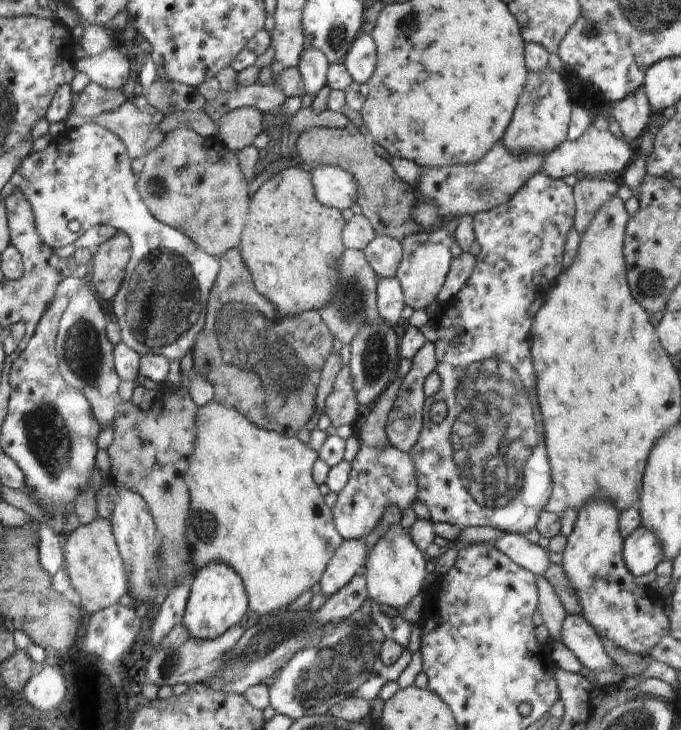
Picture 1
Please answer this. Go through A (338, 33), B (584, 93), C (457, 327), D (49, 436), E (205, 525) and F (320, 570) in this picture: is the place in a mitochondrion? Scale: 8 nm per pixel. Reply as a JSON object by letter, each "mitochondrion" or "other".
{"A":"mitochondrion","B":"mitochondrion","C":"other","D":"mitochondrion","E":"mitochondrion","F":"other"}

